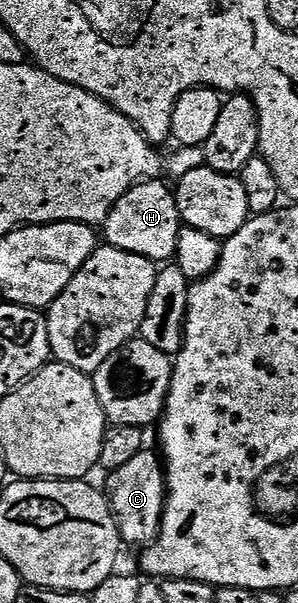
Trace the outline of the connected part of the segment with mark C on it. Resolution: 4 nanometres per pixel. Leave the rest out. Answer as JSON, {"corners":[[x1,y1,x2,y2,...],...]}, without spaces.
{"corners":[[144,450,137,454,137,458,132,458,125,466,121,466,121,470,110,473,106,479,105,495,119,527,120,541,124,545,154,544,163,521,163,503,167,500,165,465,160,453]]}

